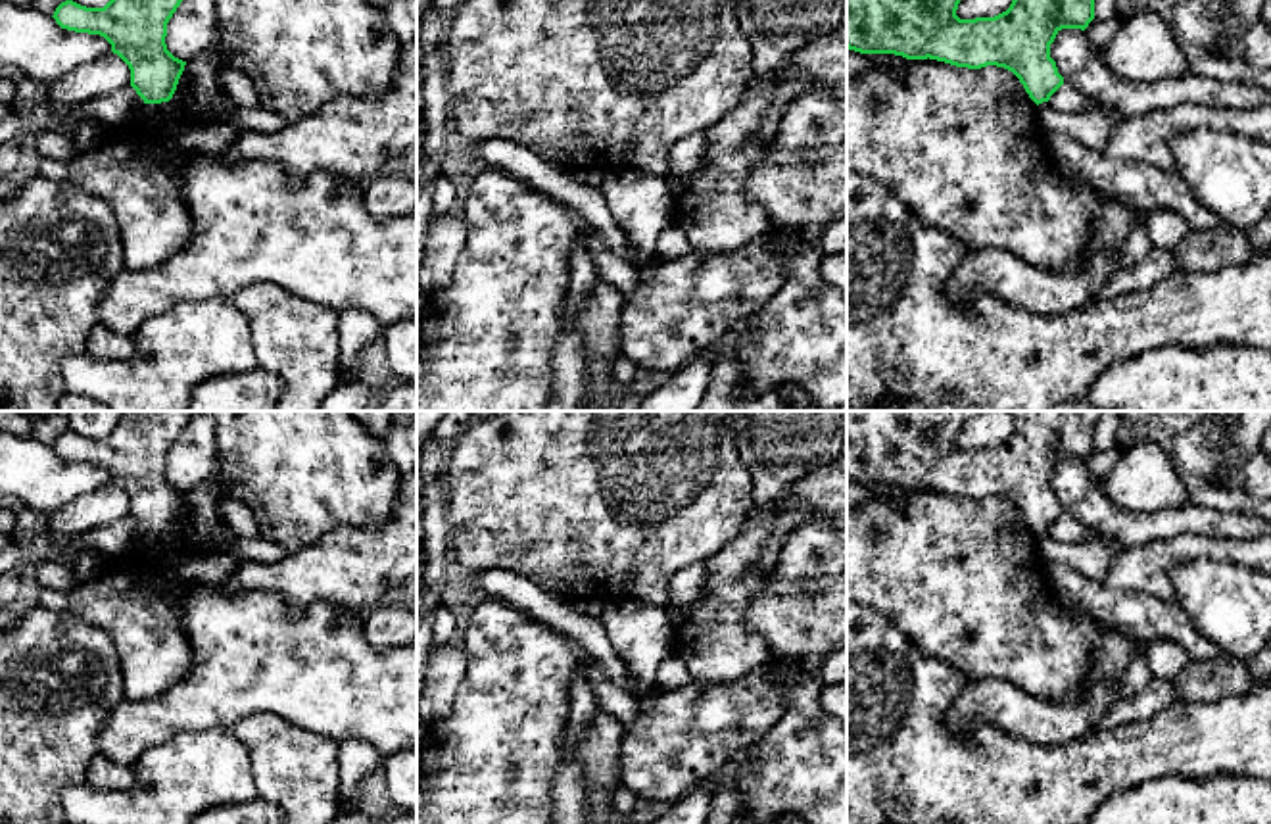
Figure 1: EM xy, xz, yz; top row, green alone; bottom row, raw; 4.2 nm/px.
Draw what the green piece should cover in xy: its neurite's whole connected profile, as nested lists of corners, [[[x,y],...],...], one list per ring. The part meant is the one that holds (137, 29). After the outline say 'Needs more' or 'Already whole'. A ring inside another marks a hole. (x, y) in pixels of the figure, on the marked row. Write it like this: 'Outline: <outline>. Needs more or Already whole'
Outline: [[[109,0],[104,8],[61,2],[54,19],[61,29],[100,35],[131,69],[131,86],[144,104],[169,102],[186,61],[165,44],[167,23],[182,0]]]. Already whole

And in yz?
Outline: [[[847,0],[847,48],[860,54],[895,54],[906,60],[937,60],[956,67],[981,69],[996,65],[1012,71],[1029,98],[1039,106],[1064,85],[1050,44],[1062,29],[1085,31],[1094,19],[1094,0],[1012,0],[1010,8],[995,17],[960,19],[960,0]]]. Already whole

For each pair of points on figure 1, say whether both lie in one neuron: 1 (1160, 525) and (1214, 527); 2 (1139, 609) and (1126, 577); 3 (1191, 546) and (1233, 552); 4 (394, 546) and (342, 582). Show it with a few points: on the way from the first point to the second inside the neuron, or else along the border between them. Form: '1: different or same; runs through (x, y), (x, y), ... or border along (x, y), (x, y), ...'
1: same; runs through (1174, 523), (1200, 523)
2: different; border along (1101, 581), (1112, 588), (1143, 590), (1172, 600)
3: same; runs through (1200, 548), (1223, 550)
4: same; runs through (381, 557), (356, 569)

